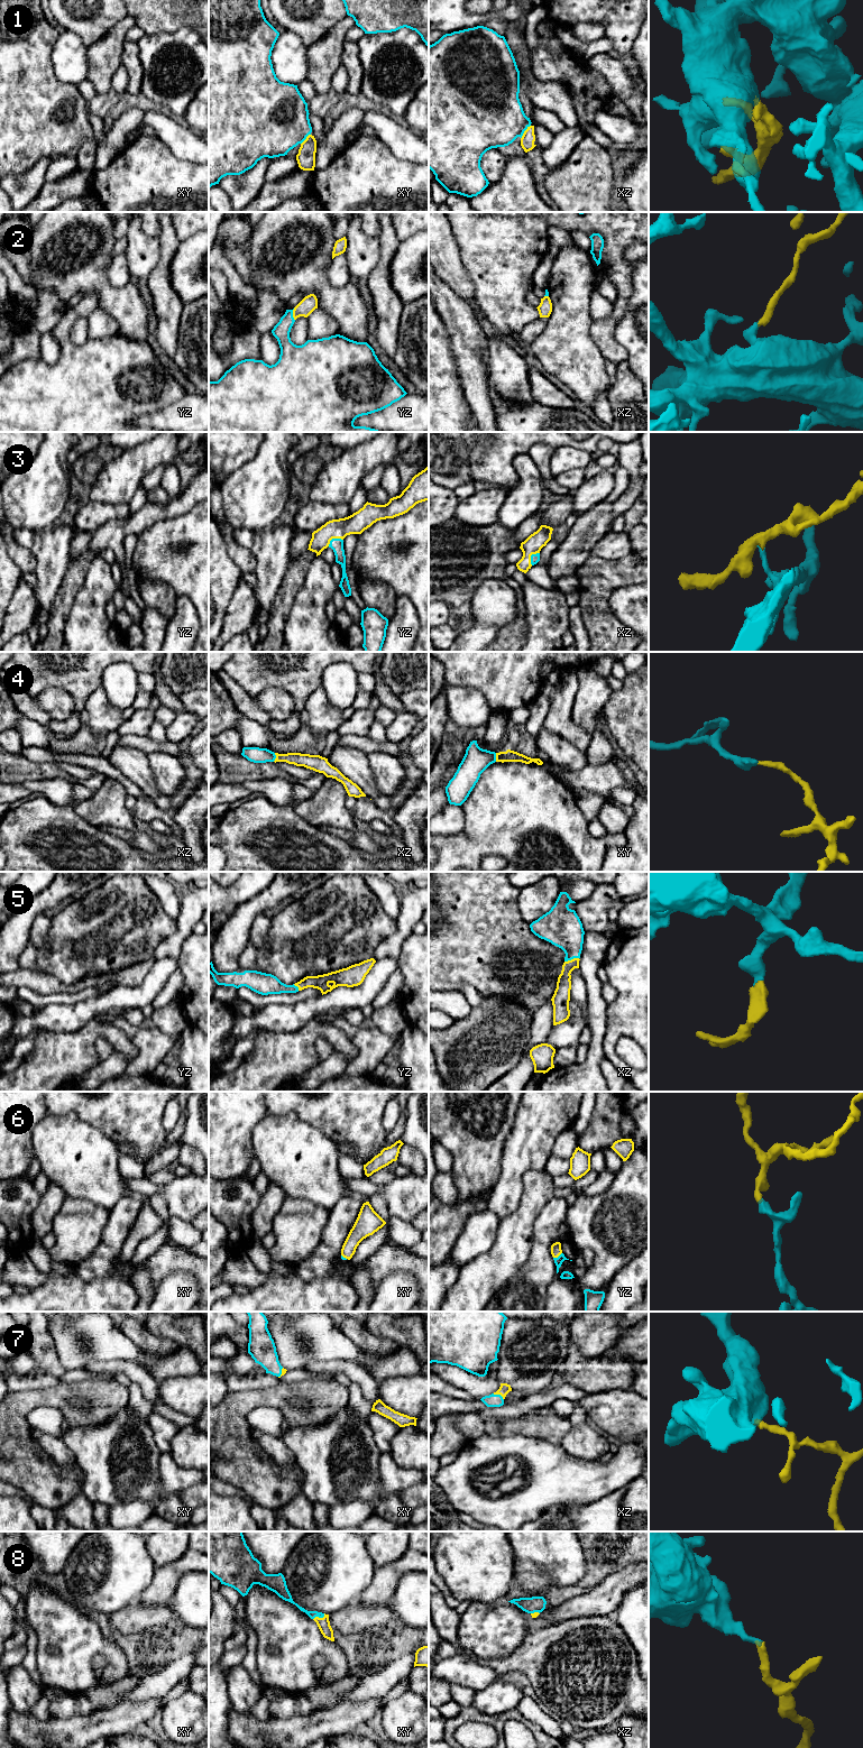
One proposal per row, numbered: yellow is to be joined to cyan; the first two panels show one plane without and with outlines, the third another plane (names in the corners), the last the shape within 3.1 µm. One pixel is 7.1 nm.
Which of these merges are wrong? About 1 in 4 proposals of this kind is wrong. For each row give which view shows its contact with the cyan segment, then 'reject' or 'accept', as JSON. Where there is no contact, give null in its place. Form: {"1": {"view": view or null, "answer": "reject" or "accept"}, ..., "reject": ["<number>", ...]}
{"1": {"view": "xz", "answer": "accept"}, "2": {"view": "yz", "answer": "accept"}, "3": {"view": "yz", "answer": "accept"}, "4": {"view": "xz", "answer": "accept"}, "5": {"view": "xz", "answer": "accept"}, "6": {"view": "yz", "answer": "accept"}, "7": {"view": "xz", "answer": "accept"}, "8": {"view": "xy", "answer": "accept"}, "reject": []}

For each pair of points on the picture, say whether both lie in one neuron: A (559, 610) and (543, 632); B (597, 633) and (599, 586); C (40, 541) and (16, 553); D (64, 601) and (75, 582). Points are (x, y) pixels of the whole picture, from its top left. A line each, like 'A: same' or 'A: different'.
A: same
B: same
C: different
D: same

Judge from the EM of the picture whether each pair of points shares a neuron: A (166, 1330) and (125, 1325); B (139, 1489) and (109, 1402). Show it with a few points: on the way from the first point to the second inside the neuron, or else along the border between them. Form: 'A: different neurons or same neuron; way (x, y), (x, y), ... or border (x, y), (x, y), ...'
A: same neuron; way (156, 1332), (146, 1332), (135, 1325)
B: different neurons; border (127, 1405), (106, 1422), (89, 1425)

